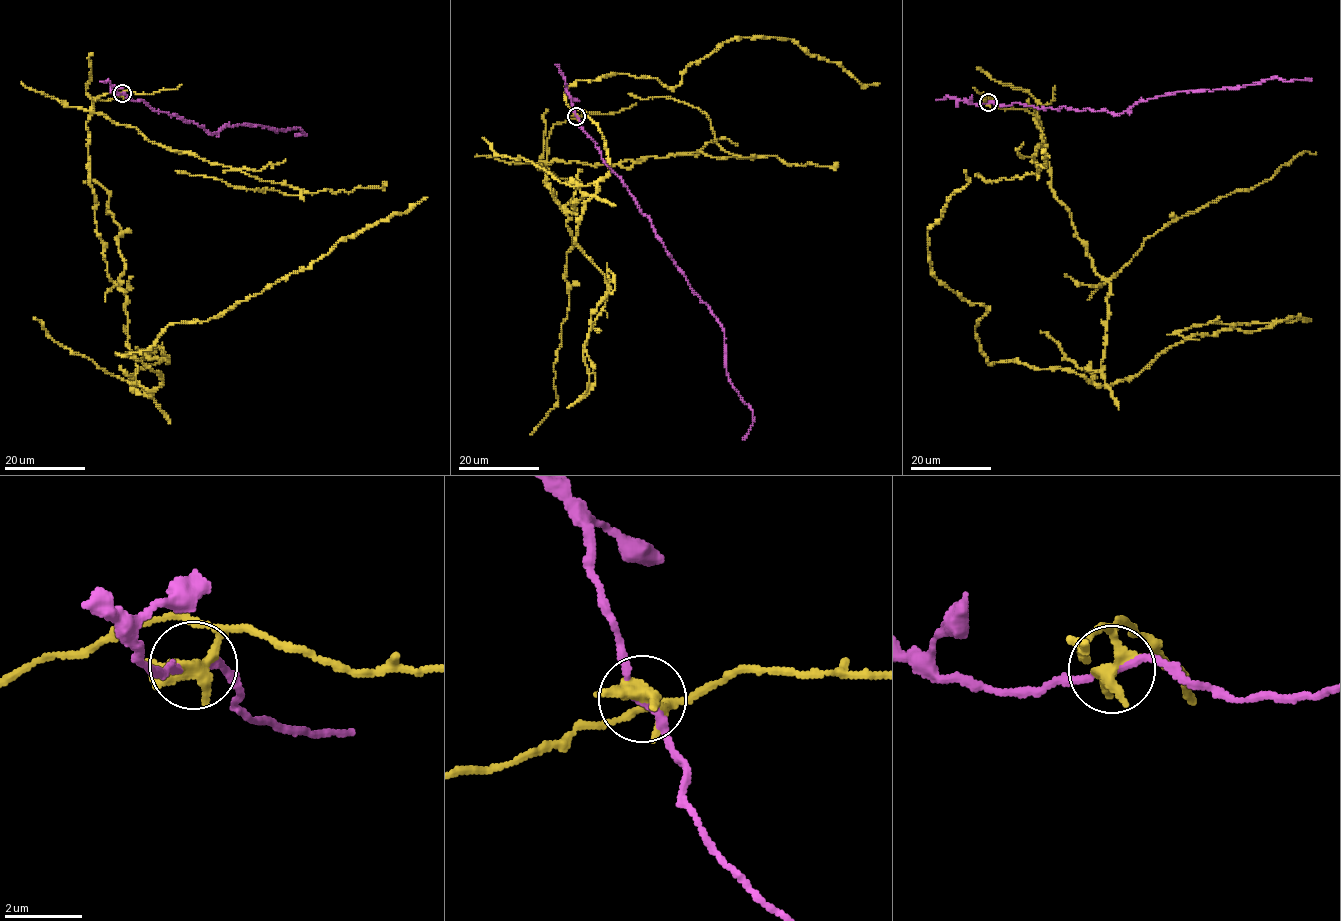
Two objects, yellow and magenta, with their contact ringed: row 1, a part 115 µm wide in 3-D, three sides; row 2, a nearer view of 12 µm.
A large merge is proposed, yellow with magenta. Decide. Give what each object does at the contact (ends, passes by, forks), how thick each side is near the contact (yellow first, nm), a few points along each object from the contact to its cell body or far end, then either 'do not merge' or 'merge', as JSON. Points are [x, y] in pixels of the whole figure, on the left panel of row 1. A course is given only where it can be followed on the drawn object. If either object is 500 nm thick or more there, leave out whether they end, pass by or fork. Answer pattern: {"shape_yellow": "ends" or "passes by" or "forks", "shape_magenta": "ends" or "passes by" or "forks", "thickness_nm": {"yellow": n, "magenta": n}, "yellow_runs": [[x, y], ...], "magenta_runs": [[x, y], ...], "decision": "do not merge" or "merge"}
{"thickness_nm": {"yellow": 500, "magenta": 180}, "yellow_runs": [[122, 94], [94, 98], [88, 184], [149, 396], [159, 373], [116, 353], [224, 313], [427, 197]], "magenta_runs": [[122, 94], [194, 122], [208, 133], [238, 124], [277, 132], [298, 127], [305, 134], [294, 136]], "decision": "do not merge"}

